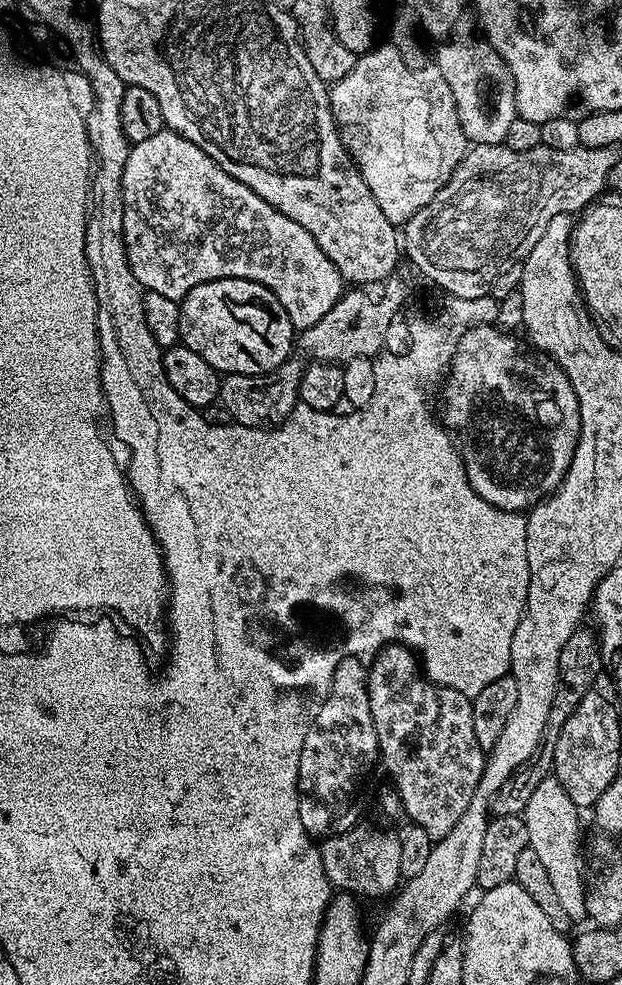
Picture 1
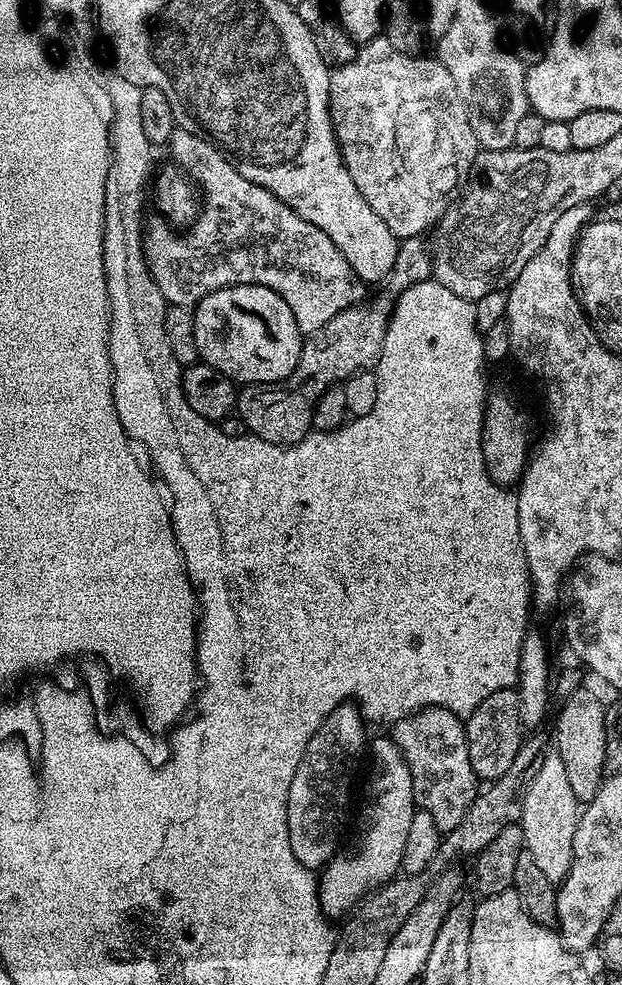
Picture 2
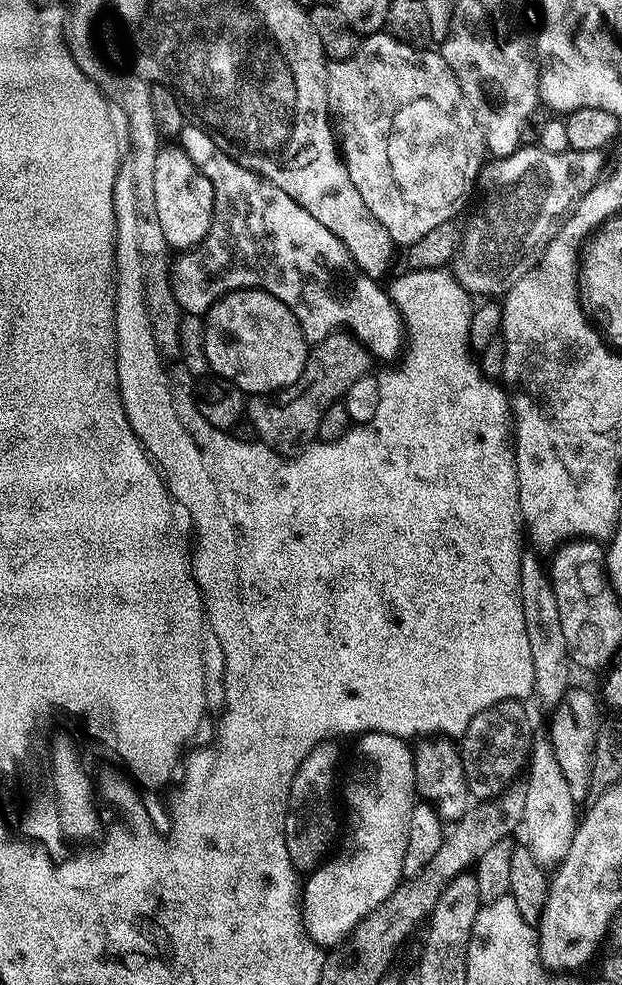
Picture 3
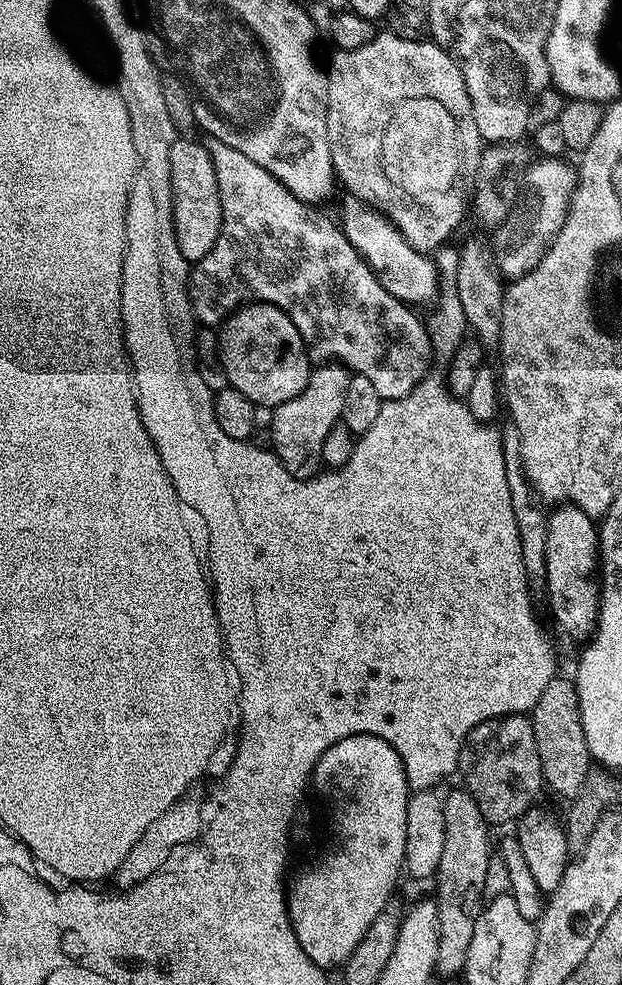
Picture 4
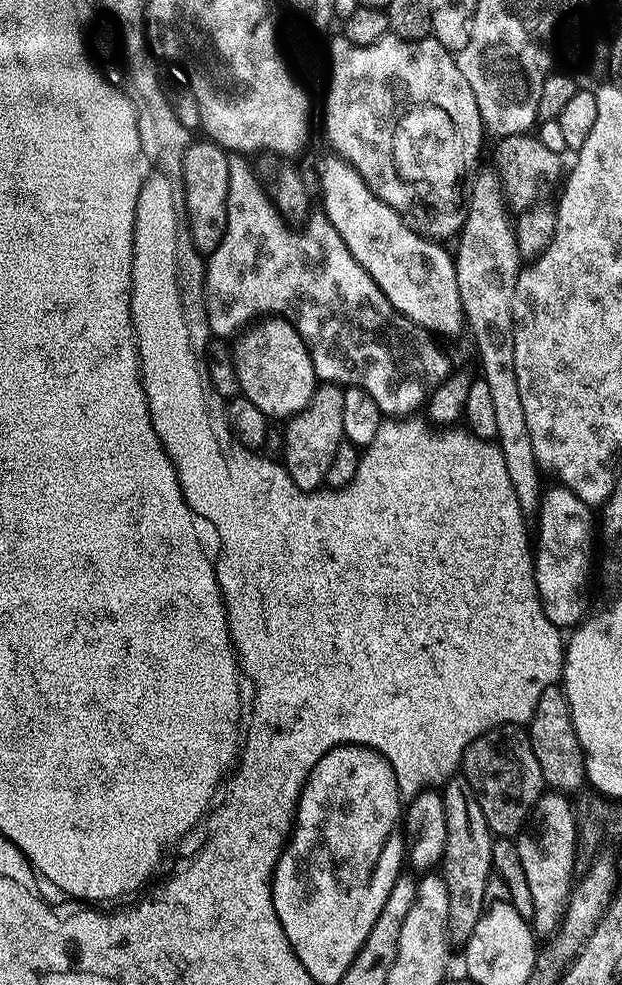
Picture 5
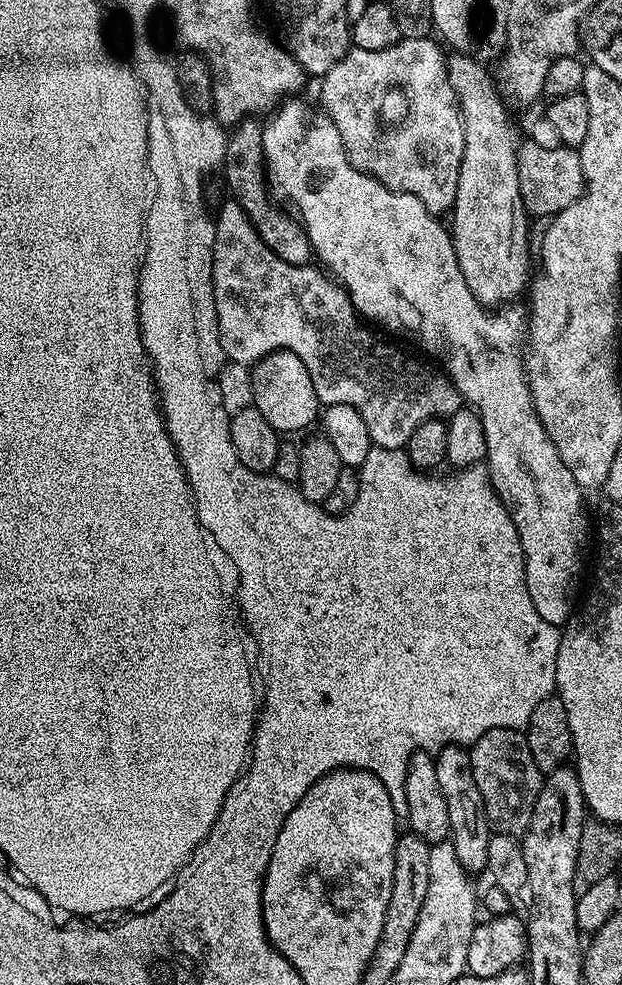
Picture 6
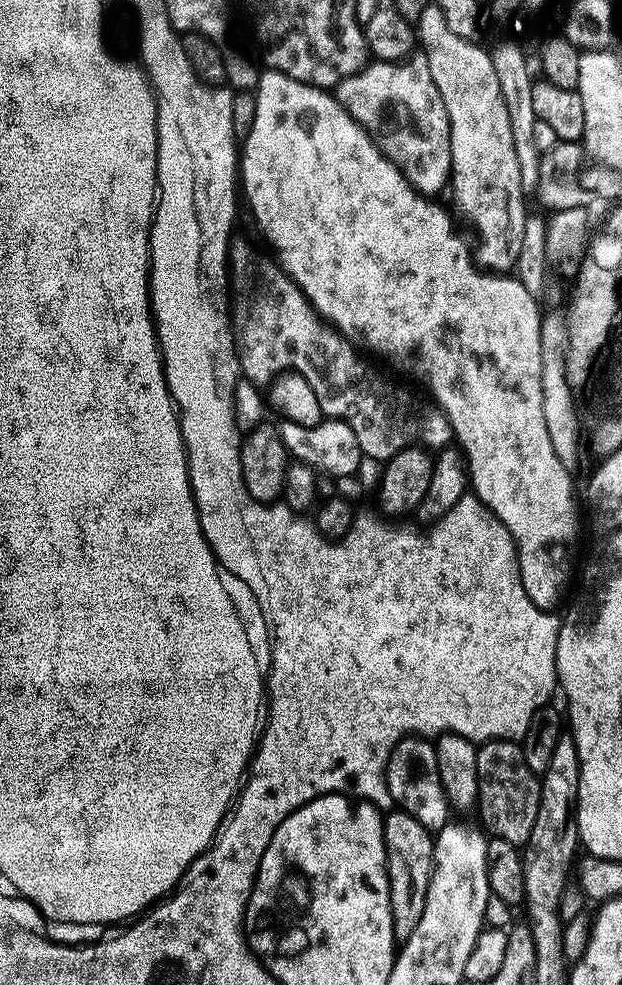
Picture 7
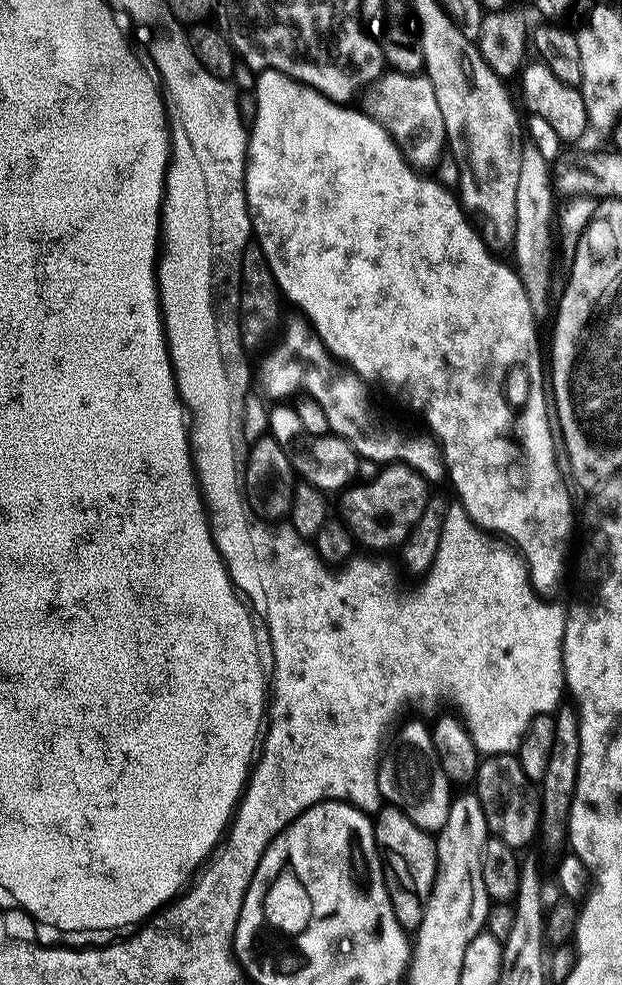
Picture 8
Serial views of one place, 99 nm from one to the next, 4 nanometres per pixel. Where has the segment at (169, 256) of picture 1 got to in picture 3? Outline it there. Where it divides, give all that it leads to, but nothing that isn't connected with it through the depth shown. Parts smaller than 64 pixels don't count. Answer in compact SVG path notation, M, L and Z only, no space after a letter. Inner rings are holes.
M185 123L178 145L190 156L198 170L206 174L214 190L213 224L208 236L196 248L177 255L172 265L172 293L181 313L203 316L214 302L226 294L243 288L261 288L274 294L278 302L292 311L309 345L321 344L328 336L343 330L363 344L375 359L376 356L380 360L401 359L406 348L406 331L396 303L383 287L379 288L381 285L377 281L371 280L361 268L356 267L346 246L342 246L342 242L334 238L322 222L317 222L308 211L302 210L302 206L286 194L286 190L278 190L274 182L234 162L234 158L220 149L205 128Z

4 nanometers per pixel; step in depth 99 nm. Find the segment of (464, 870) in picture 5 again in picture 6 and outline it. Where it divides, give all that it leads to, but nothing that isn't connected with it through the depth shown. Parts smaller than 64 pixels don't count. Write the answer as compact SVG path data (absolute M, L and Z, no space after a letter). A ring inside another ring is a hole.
M448 744L435 755L438 786L446 798L446 810L450 810L450 839L454 846L454 854L458 854L458 862L469 874L483 873L488 867L486 849L490 846L490 838L494 835L488 827L486 810L483 806L482 794L474 782L473 767L470 766L469 751L457 744Z

